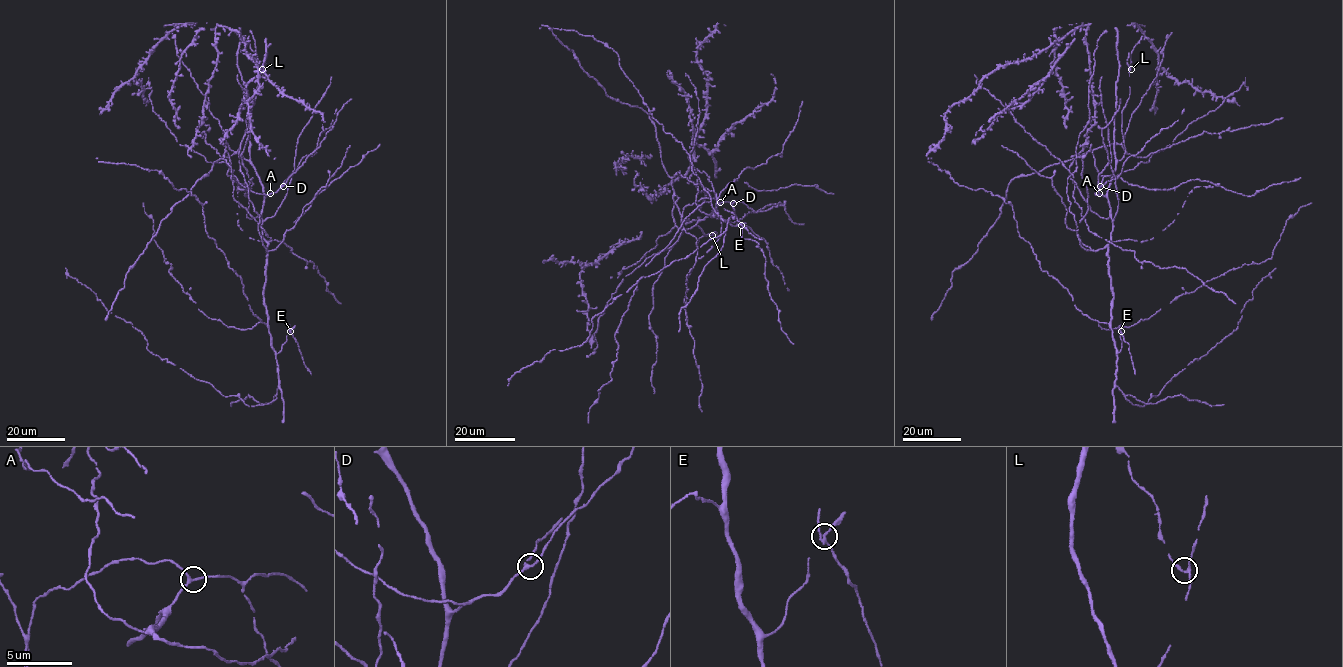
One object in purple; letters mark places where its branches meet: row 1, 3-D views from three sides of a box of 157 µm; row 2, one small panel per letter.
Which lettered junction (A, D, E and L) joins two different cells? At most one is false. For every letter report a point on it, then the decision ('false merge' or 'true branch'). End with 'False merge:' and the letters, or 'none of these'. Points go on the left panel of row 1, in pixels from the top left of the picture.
A: (270, 193) | true branch
D: (283, 186) | true branch
E: (290, 331) | false merge
L: (262, 69) | true branch
False merge: E

